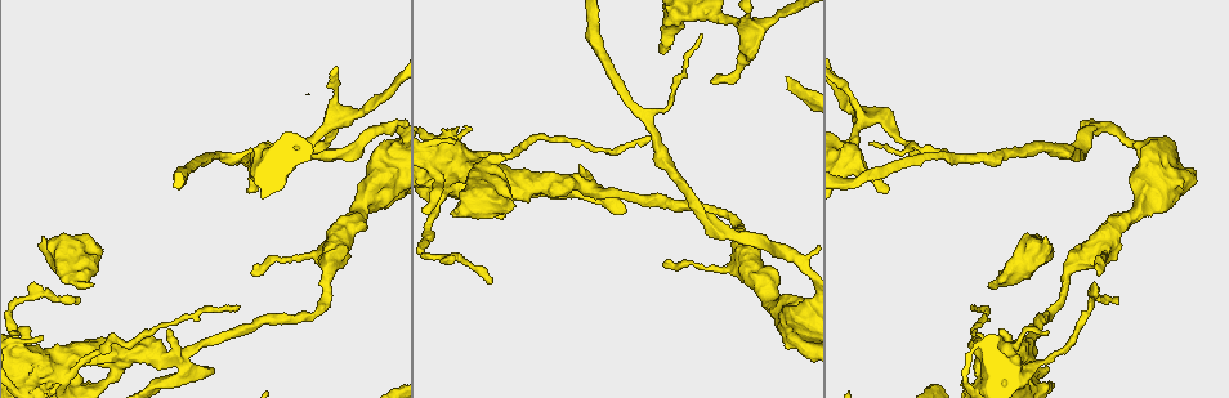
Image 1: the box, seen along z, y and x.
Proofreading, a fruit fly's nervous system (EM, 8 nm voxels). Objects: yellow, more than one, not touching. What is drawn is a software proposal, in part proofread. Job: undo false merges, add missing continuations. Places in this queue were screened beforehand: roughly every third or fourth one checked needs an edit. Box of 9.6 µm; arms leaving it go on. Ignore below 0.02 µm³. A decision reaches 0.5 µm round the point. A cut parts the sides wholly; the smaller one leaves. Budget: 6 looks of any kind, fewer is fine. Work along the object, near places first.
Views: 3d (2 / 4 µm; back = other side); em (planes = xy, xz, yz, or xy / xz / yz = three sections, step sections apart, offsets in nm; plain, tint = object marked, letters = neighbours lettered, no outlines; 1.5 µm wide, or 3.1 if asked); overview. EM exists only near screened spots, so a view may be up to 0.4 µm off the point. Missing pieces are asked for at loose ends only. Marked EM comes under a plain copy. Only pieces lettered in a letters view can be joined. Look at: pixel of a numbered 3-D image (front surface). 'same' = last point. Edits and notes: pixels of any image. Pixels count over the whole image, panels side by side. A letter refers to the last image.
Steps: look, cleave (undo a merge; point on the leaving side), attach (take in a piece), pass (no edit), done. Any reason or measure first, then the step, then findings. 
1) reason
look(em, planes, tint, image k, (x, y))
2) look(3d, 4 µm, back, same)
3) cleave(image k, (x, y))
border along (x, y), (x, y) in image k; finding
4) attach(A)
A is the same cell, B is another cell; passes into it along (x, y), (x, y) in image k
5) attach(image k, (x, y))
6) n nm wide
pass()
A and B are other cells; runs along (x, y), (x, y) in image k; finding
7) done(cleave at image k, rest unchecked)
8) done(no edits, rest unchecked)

calibre changes
look(em, yz, step 4, tint, image 1, (710, 9))

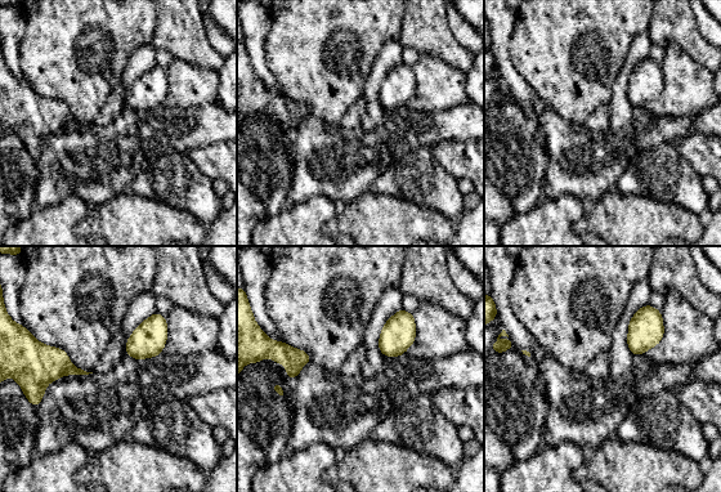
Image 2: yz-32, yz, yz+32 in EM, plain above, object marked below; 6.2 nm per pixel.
cut it another way
look(em, planes, letters, same)

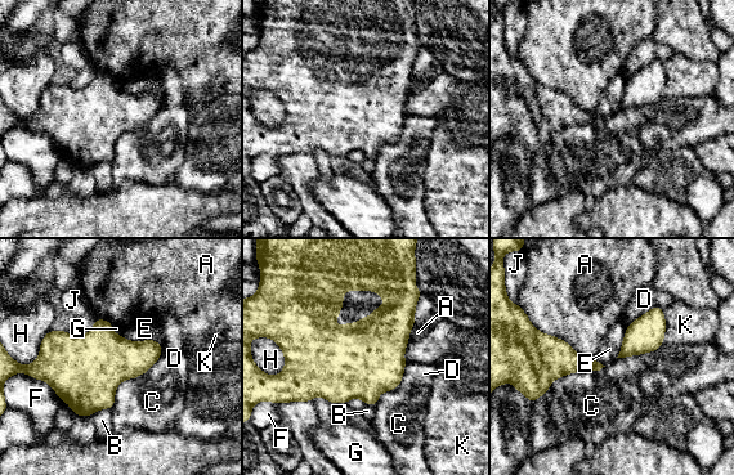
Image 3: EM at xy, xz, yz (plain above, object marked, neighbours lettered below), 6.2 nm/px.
380 nm wide
pass()
A, B, C, D, E, F, G, H, J and K are other cells; border along (605, 366), (559, 376), (541, 397) in image 3; continuous, no second neuron

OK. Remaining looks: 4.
abrupt turn
look(3d, 4 µm, image 1, (952, 158))

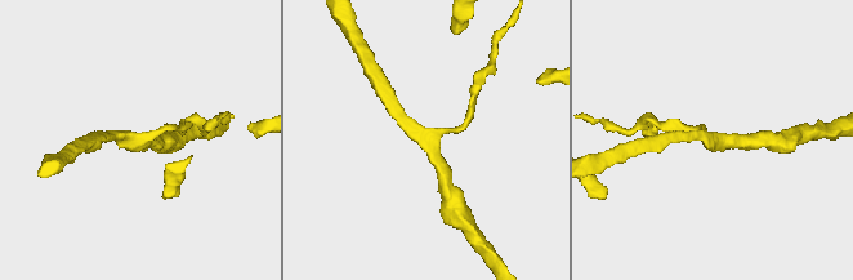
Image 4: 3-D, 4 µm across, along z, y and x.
look(em, xy, step 4, letters, image 4, (138, 144))

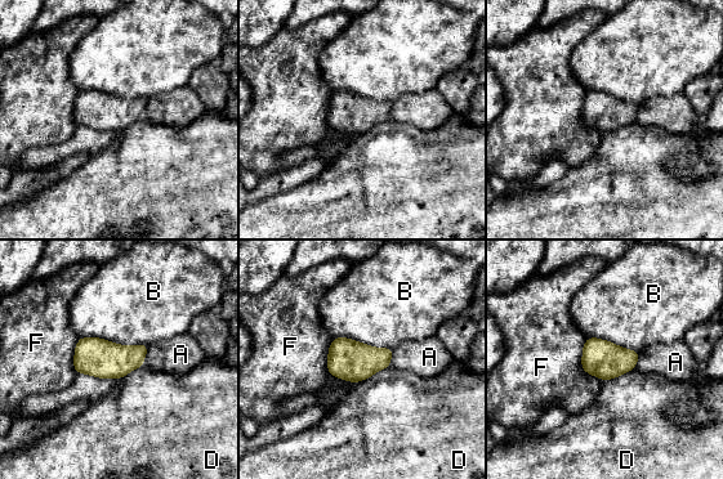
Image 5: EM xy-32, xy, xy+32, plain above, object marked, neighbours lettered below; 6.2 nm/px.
another direction
look(em, planes, letters, same)

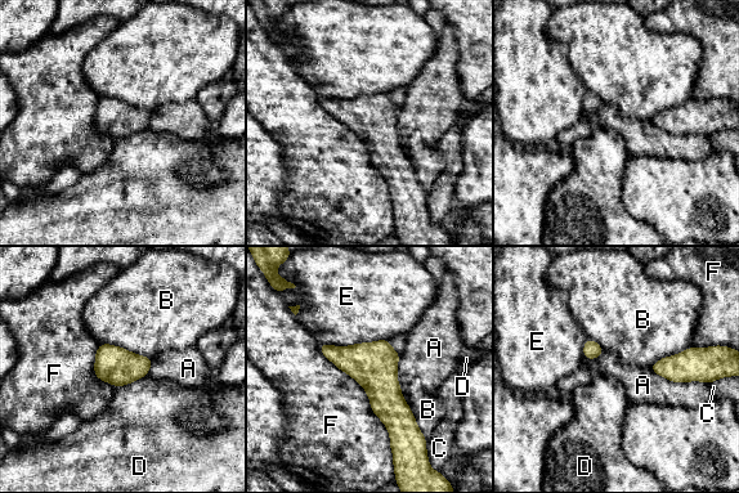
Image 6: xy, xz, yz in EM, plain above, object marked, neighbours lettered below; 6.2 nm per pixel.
pass()
A, B, C, D, E and F are other cells; border along (147, 373), (116, 388) in image 6; all the same neuron

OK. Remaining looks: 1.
done(no edits, rest unchecked)

